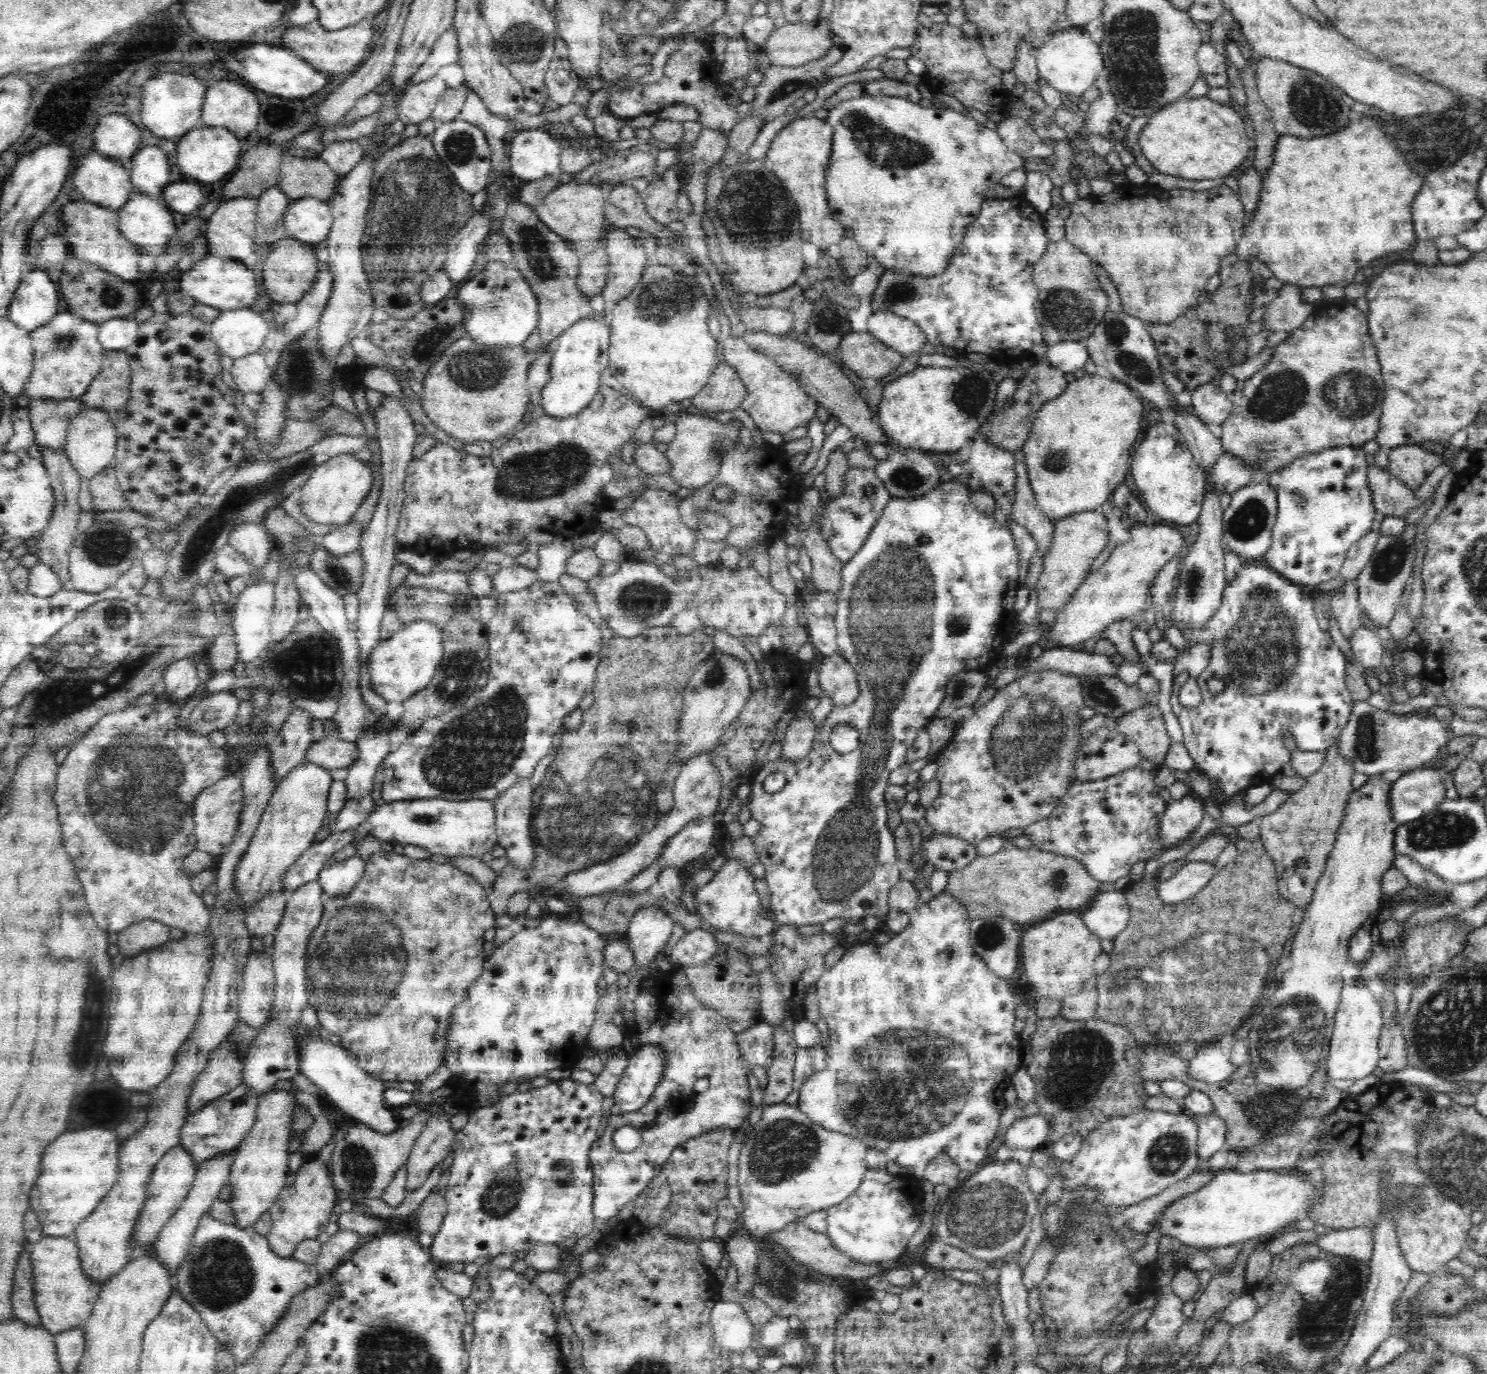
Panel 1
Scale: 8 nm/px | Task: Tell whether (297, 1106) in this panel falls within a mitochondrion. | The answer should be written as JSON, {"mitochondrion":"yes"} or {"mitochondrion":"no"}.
{"mitochondrion":"no"}

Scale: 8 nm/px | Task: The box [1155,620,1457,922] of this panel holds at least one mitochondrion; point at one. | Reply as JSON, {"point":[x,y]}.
{"point":[1367,745]}

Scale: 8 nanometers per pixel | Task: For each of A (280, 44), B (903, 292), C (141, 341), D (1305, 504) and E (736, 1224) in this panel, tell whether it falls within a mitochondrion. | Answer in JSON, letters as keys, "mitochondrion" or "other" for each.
{"A":"other","B":"mitochondrion","C":"other","D":"mitochondrion","E":"other"}

